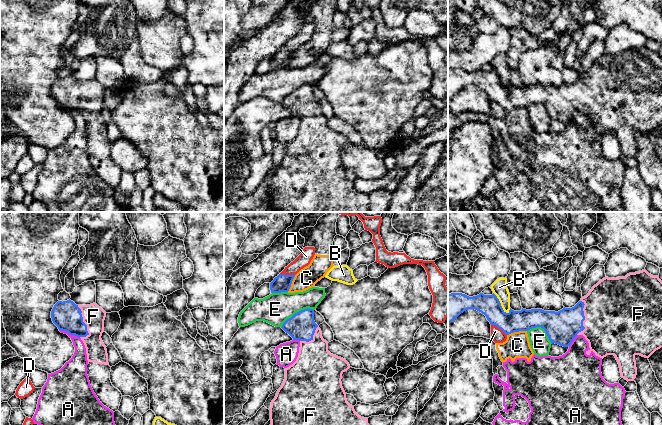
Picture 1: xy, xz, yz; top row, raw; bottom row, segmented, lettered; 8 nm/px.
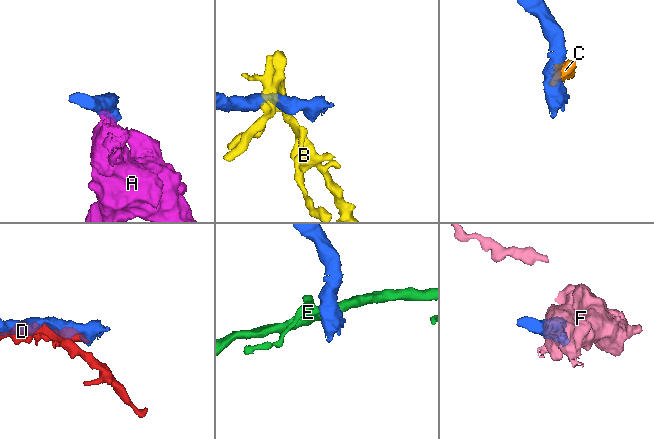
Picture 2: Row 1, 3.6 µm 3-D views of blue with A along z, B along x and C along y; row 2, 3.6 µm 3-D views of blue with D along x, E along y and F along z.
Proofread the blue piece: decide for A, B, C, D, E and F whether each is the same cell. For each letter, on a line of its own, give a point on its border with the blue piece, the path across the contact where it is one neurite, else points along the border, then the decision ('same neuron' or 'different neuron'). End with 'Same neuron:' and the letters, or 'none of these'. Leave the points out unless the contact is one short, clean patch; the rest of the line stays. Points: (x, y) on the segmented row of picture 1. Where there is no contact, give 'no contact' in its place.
A: meets blue in xy at (69, 333); border along xy (59, 329), (74, 334), (79, 338); different neuron
B: meets blue in yz at (500, 303); border along yz (493, 292), (501, 307), (508, 313); different neuron
C: meets blue in yz at (516, 331); border along yz (526, 330), (511, 332), (507, 335); different neuron
D: meets blue in xz at (287, 275); different neuron
E: meets blue in xz at (297, 312); different neuron
F: meets blue in xy at (82, 321); same neuron
Same neuron: F

